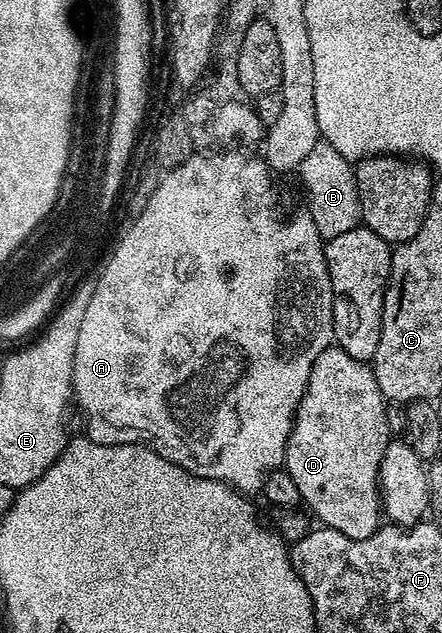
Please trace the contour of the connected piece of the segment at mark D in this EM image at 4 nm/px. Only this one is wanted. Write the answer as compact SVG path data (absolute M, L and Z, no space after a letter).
M335 344L324 350L318 360L314 360L306 392L296 409L296 418L292 421L283 469L294 480L300 501L309 515L321 527L342 532L342 536L350 536L350 540L366 540L374 536L382 525L380 465L390 441L387 411L385 396L378 388L378 380L369 363L354 360L354 356Z

